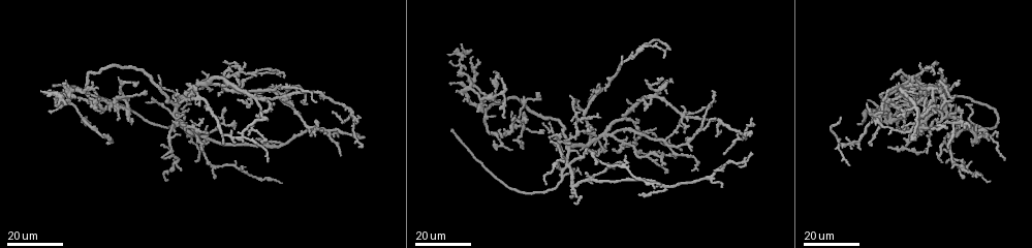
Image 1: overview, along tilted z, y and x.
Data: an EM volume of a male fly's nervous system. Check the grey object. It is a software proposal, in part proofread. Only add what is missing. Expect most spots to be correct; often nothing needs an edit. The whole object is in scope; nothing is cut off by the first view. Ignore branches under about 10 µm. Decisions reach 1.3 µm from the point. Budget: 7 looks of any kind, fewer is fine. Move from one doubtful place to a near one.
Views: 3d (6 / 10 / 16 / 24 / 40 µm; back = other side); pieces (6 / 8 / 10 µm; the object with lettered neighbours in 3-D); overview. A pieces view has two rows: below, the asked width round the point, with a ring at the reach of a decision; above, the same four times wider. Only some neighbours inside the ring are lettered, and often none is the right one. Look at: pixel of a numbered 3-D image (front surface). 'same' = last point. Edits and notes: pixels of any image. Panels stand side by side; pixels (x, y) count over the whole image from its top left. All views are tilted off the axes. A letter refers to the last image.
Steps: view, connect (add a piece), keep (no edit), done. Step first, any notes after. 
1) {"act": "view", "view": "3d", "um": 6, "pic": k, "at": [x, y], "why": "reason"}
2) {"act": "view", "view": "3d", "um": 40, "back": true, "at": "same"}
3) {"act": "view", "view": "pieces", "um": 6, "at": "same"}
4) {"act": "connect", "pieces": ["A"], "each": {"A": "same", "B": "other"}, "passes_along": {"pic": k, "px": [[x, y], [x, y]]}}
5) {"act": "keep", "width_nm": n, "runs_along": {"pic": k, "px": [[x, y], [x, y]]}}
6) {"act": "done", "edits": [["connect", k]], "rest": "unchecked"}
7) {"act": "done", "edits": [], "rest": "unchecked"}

{"act": "view", "view": "3d", "um": 24, "pic": 1, "at": [948, 135], "why": "thin end"}

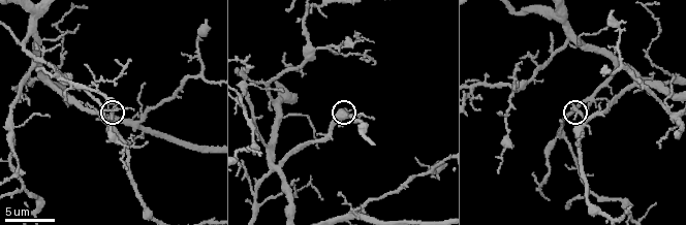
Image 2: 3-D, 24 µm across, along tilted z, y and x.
{"act": "view", "view": "pieces", "um": 8, "pic": 2, "at": [116, 105]}

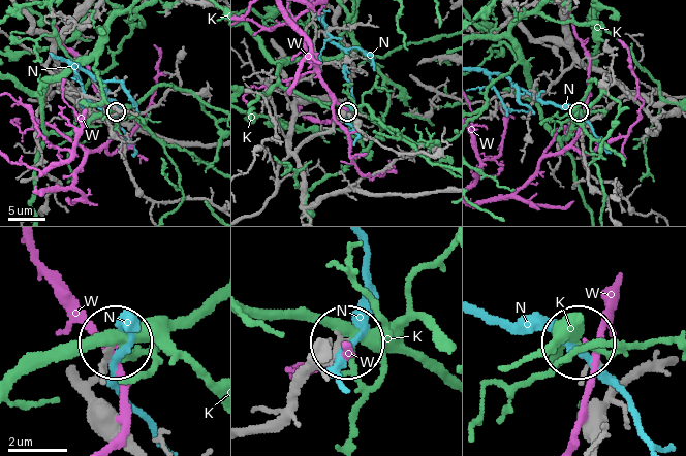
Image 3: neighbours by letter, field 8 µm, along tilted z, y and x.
{"act": "keep", "each": {"K": "other", "N": "other", "W": "other"}, "found": "no lettered piece goes on from it"}

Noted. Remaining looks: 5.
{"act": "view", "view": "3d", "um": 16, "pic": 1, "at": [604, 146], "why": "free end"}

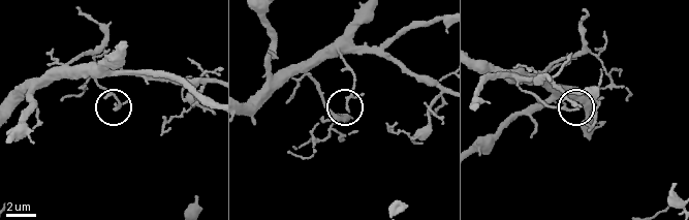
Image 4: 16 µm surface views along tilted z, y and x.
{"act": "view", "view": "pieces", "um": 6, "pic": 4, "at": [347, 111]}

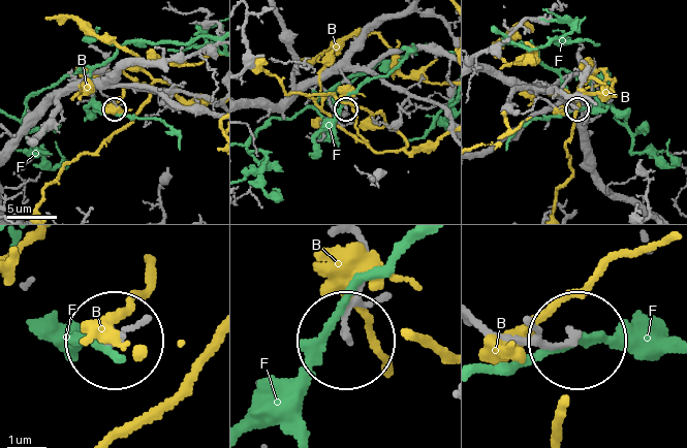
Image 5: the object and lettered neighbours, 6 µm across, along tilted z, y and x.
{"act": "keep", "each": {"B": "other", "F": "other"}, "runs_along": {"pic": 5, "px": [[248, 104], [279, 105], [337, 69], [350, 89], [345, 107]]}, "found": "no lettered piece goes on from it"}

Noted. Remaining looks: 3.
{"act": "view", "view": "3d", "um": 24, "pic": 1, "at": [913, 112], "why": "branch stops here"}

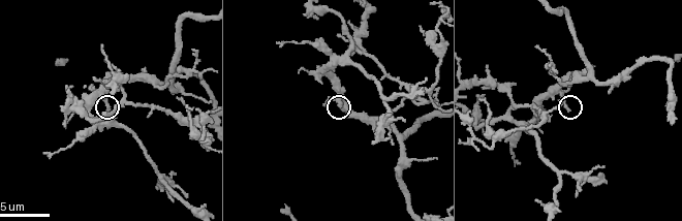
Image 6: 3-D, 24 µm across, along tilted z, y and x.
{"act": "view", "view": "pieces", "um": 10, "pic": 6, "at": [337, 105]}

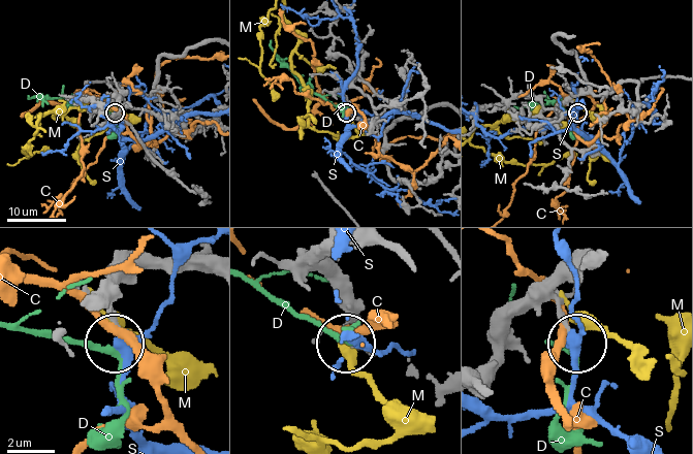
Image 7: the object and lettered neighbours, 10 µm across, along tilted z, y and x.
{"act": "keep", "each": {"C": "other", "D": "other", "M": "other", "S": "other"}, "found": "none of them fits"}

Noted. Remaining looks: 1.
{"act": "view", "view": "pieces", "um": 6, "pic": 6, "at": [287, 206], "why": "free end"}

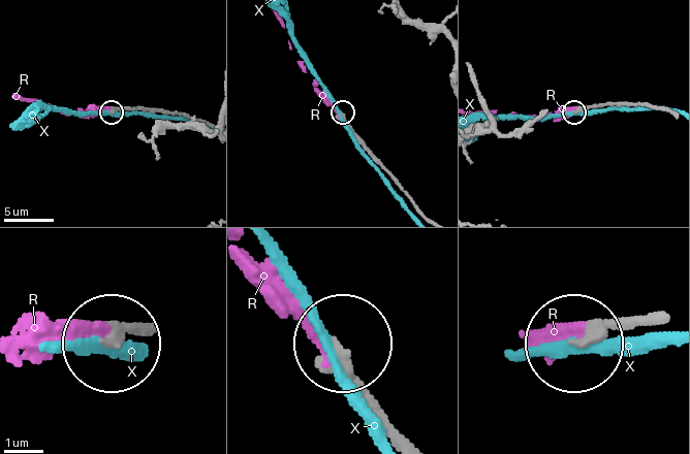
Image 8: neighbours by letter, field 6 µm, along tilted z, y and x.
{"act": "connect", "pieces": ["R"], "each": {"R": "same", "X": "other"}, "passes_along": {"pic": 8, "px": [[409, 438], [250, 260]]}, "found": "it goes on there"}

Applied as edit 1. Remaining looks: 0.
{"act": "done", "edits": [["connect", 8]], "rest": "unchecked"}

